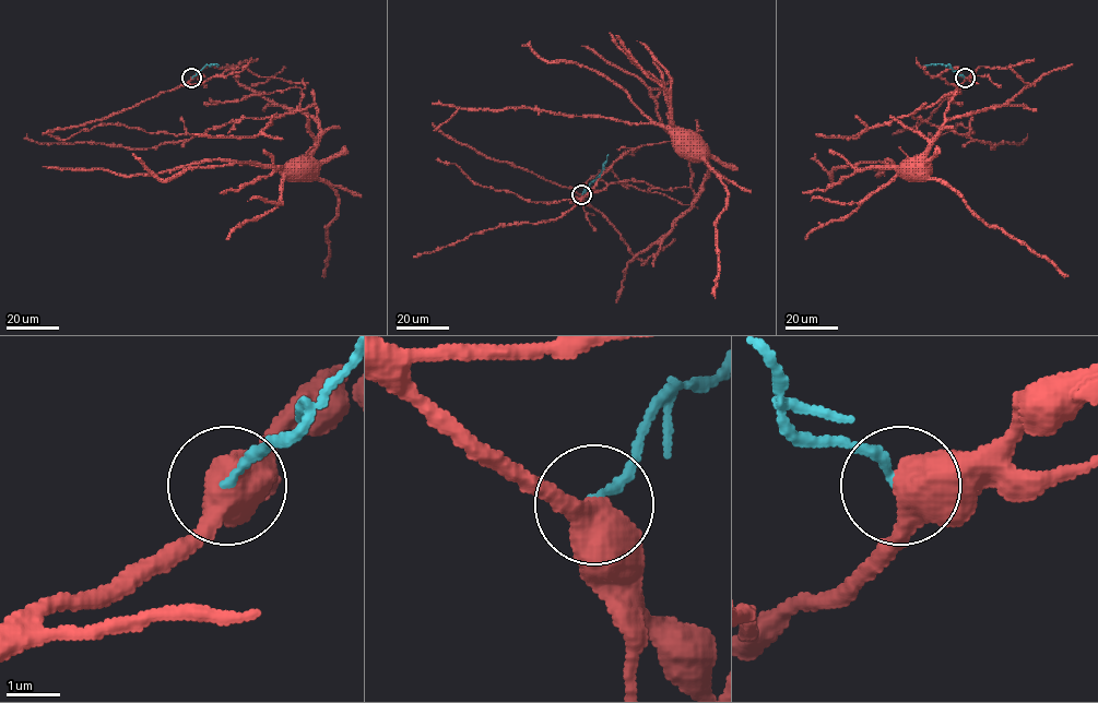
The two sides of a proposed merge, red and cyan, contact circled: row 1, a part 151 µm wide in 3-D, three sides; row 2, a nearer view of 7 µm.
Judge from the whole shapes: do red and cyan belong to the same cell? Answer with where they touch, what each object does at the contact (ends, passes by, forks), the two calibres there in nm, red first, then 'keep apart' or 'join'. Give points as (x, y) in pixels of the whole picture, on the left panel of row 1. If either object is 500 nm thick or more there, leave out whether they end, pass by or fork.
at (191, 78); 550 nm thick on the red side, 160 nm on the other; keep apart

